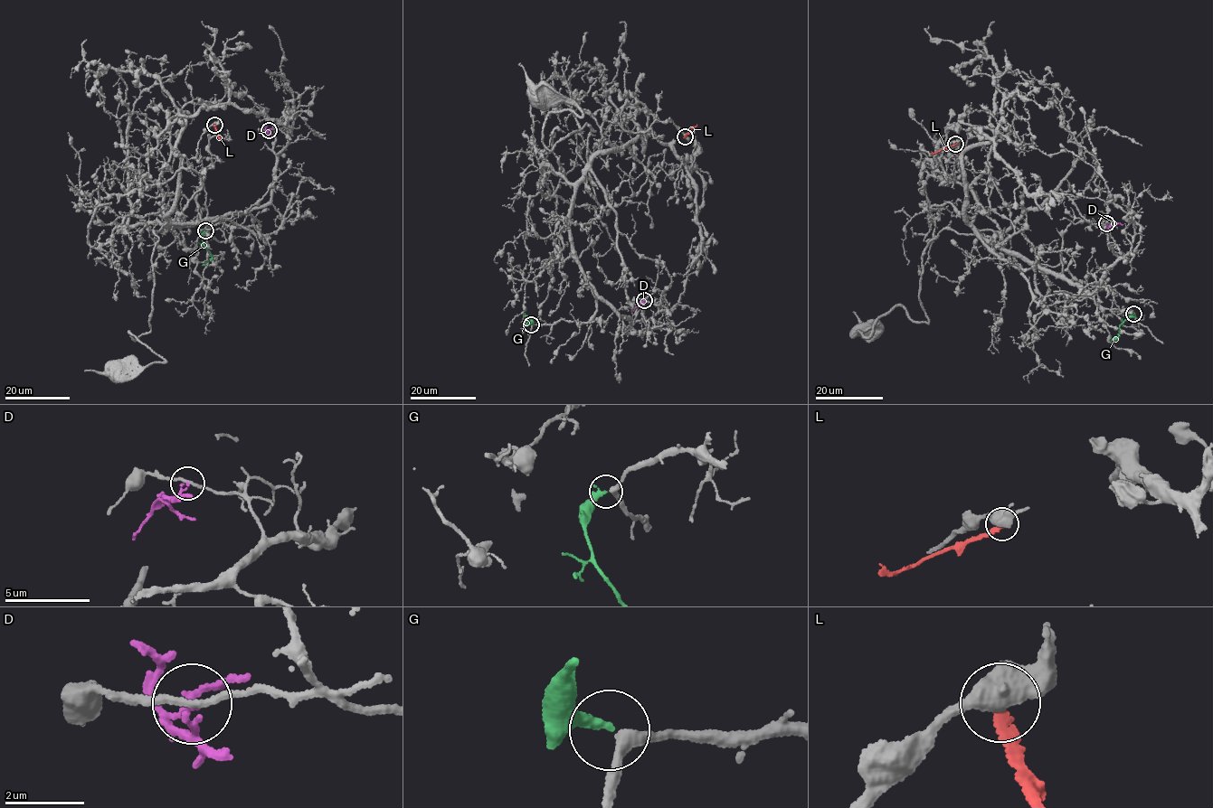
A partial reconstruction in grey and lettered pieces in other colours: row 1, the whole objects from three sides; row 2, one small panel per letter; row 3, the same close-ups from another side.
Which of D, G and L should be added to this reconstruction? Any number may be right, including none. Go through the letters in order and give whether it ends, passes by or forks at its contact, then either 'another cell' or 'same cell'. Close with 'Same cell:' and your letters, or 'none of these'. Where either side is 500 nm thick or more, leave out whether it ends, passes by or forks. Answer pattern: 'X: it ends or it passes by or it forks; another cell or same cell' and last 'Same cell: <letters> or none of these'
D: it ends; another cell
G: it ends; same cell
L: another cell
Same cell: G

